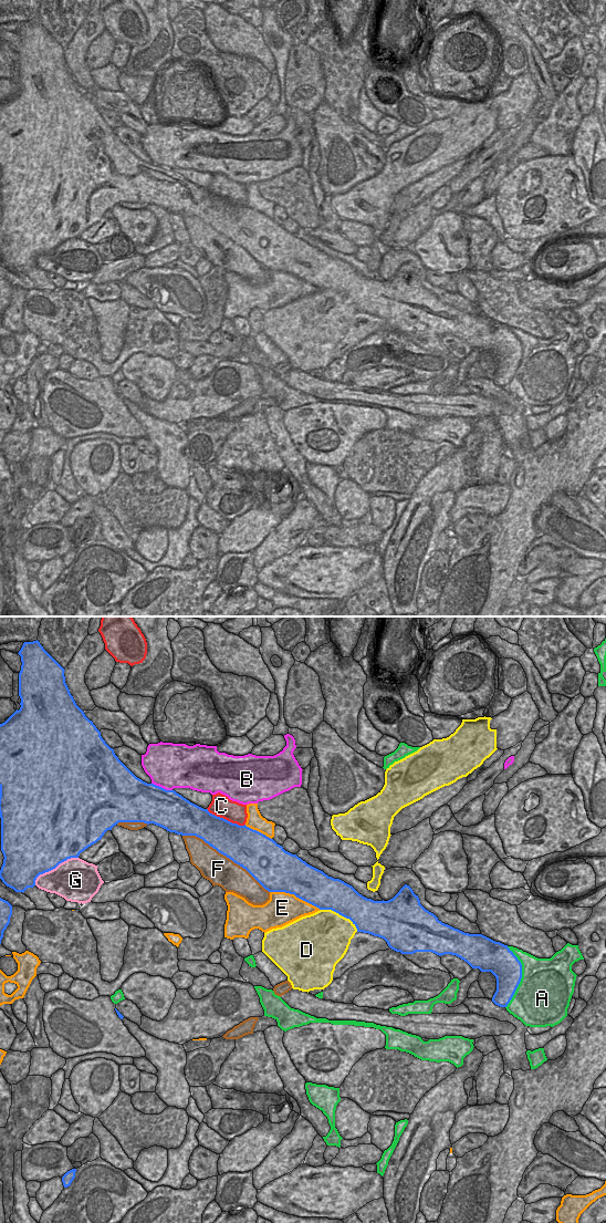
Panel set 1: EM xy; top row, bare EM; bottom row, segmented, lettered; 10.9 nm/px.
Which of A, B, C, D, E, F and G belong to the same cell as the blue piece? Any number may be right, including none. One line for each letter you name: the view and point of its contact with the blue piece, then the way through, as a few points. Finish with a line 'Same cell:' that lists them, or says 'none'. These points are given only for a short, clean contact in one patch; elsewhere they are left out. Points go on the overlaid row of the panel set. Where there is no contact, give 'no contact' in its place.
Same cell: none

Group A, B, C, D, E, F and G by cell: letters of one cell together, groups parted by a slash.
A / B / C / D / E / F / G

